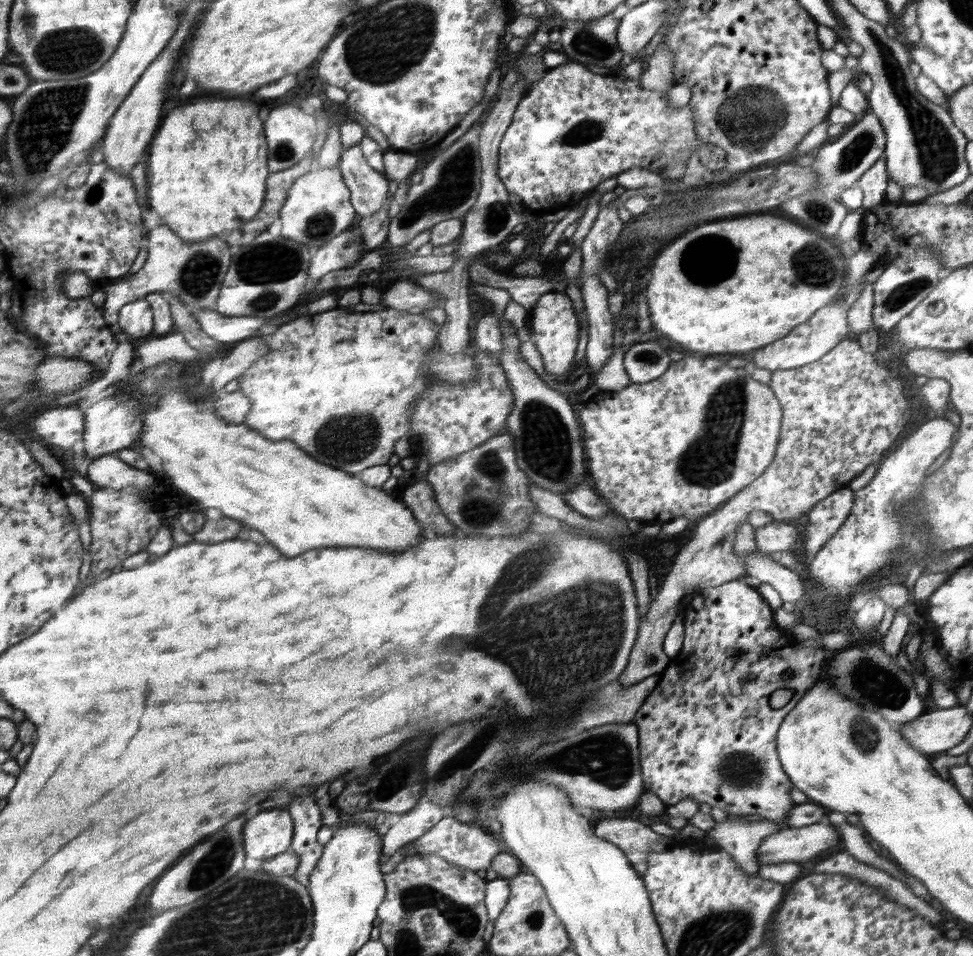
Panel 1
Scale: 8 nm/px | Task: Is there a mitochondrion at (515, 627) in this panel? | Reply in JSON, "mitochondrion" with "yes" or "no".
{"mitochondrion":"yes"}

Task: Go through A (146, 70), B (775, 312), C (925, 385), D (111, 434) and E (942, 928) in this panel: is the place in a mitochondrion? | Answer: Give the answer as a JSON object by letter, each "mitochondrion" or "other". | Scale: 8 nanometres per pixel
{"A":"other","B":"other","C":"other","D":"other","E":"other"}

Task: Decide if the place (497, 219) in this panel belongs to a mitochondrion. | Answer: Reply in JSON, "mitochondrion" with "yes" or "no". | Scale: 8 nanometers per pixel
{"mitochondrion":"no"}

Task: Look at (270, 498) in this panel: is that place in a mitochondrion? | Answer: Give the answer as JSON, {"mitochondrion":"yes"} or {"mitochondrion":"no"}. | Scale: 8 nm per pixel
{"mitochondrion":"no"}

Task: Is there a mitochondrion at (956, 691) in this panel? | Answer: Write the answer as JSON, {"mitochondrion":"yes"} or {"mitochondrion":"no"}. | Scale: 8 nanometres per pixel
{"mitochondrion":"no"}

